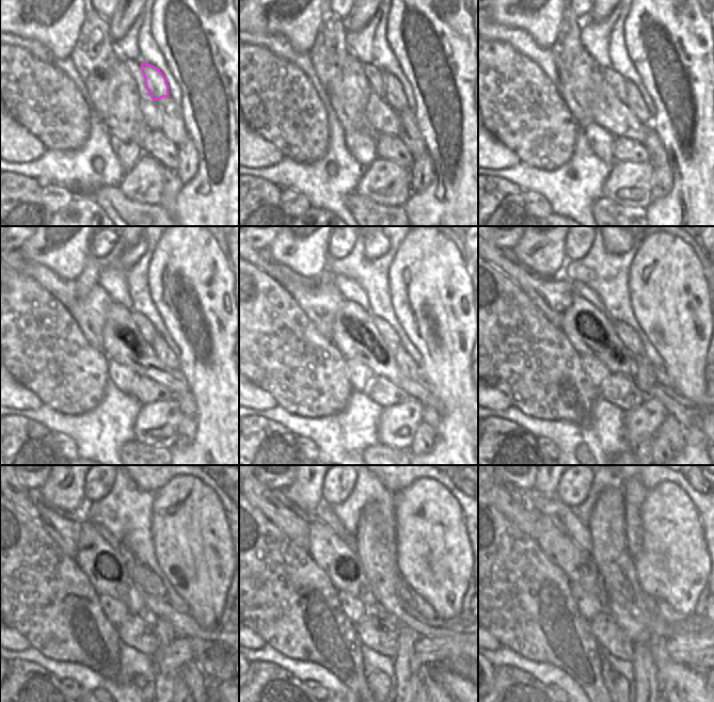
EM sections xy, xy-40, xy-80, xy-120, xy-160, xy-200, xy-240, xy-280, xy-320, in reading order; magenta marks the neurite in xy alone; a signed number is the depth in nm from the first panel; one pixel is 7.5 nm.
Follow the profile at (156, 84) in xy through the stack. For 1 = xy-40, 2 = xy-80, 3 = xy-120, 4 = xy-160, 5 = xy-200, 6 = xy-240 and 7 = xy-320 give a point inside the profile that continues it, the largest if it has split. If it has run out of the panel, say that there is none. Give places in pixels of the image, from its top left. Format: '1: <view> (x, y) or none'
1: xy-40 (395, 97)
2: xy-80 (635, 101)
3: xy-120 (160, 348)
4: xy-160 (409, 367)
5: xy-200 (645, 378)
6: xy-240 (163, 627)
7: xy-320 (645, 670)

